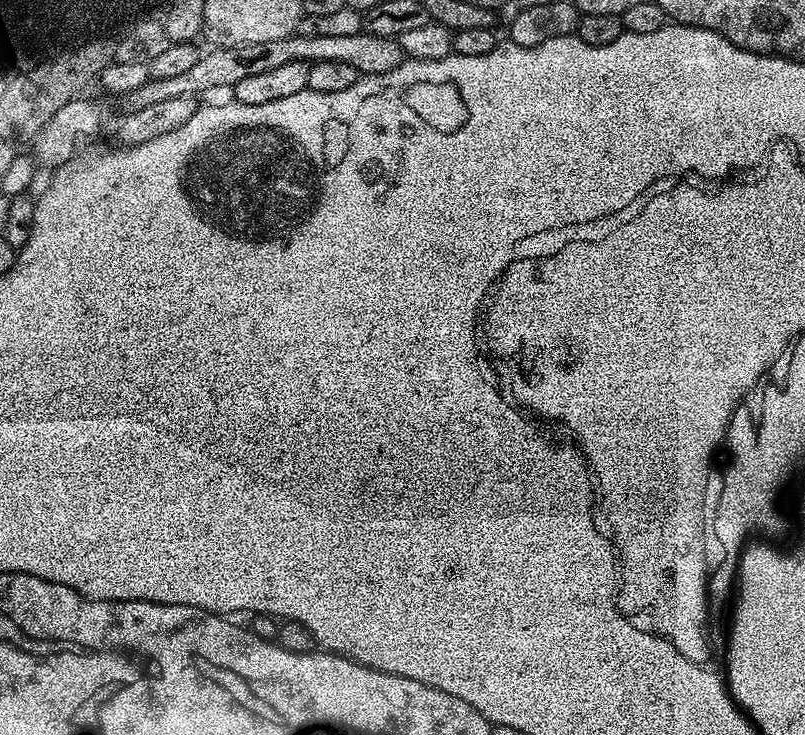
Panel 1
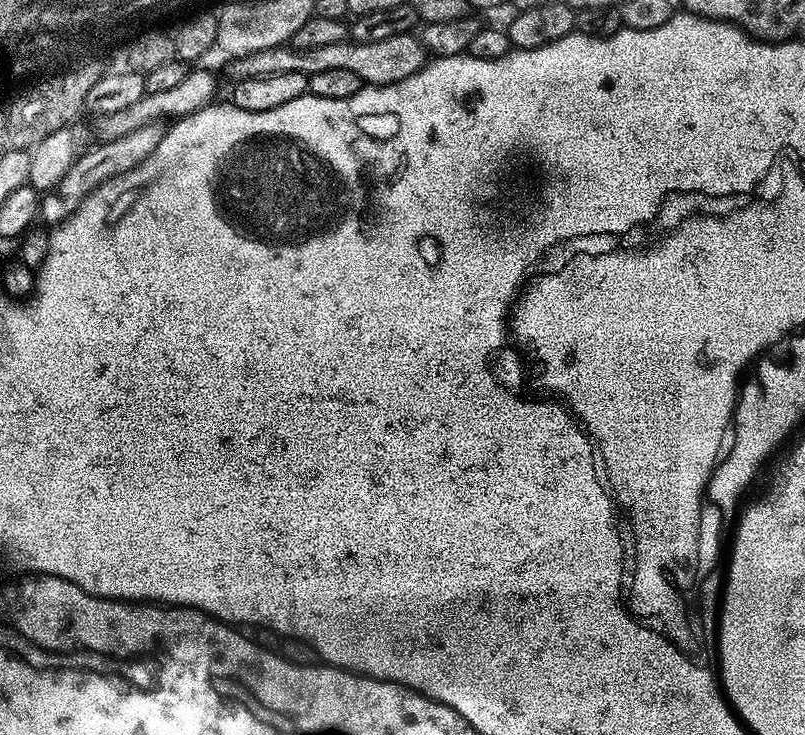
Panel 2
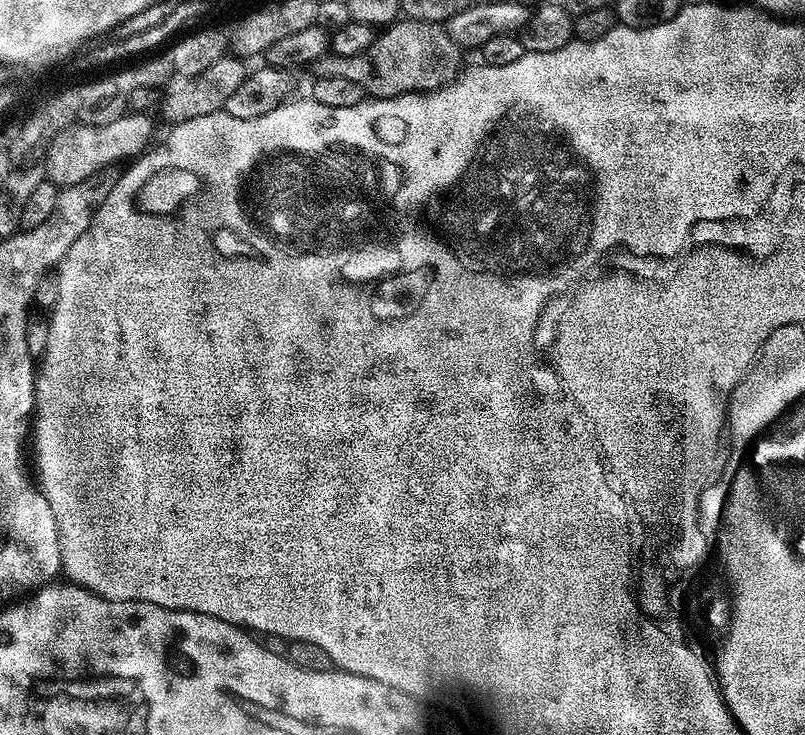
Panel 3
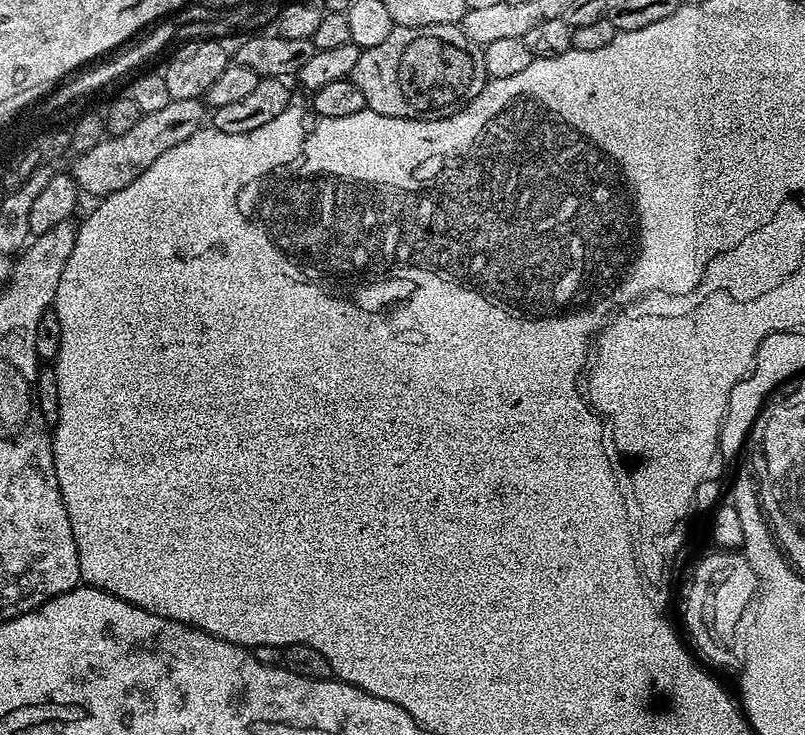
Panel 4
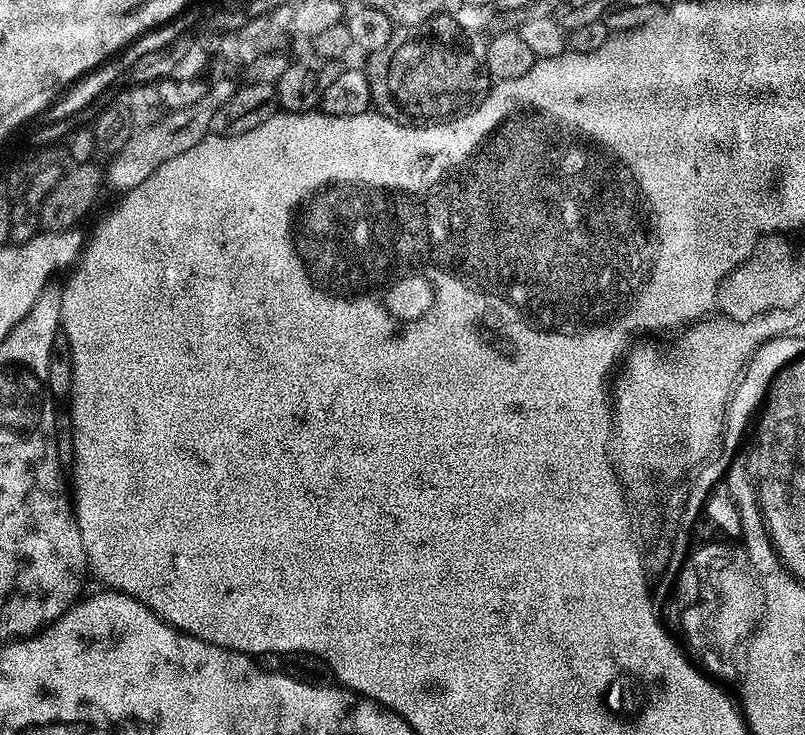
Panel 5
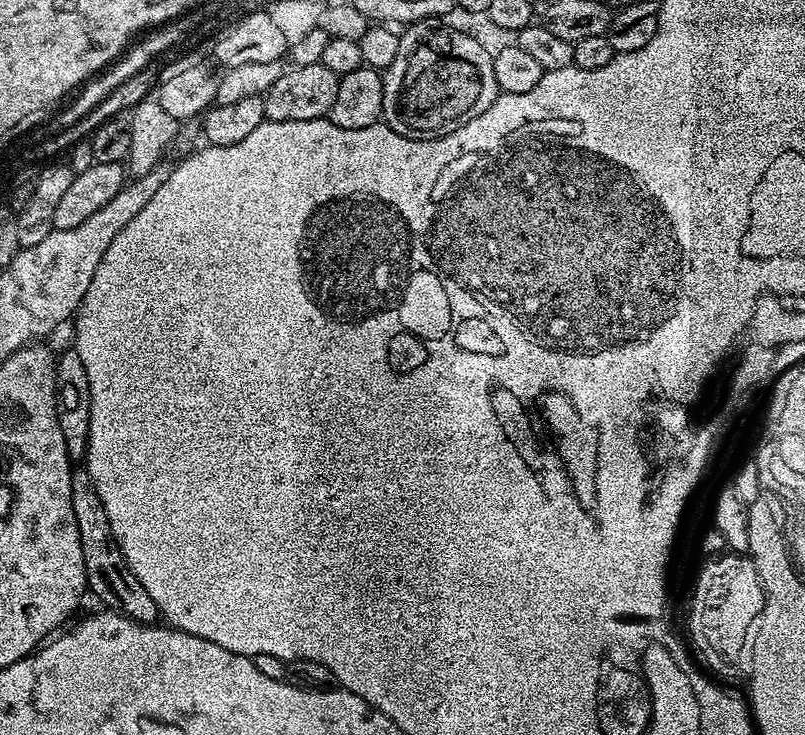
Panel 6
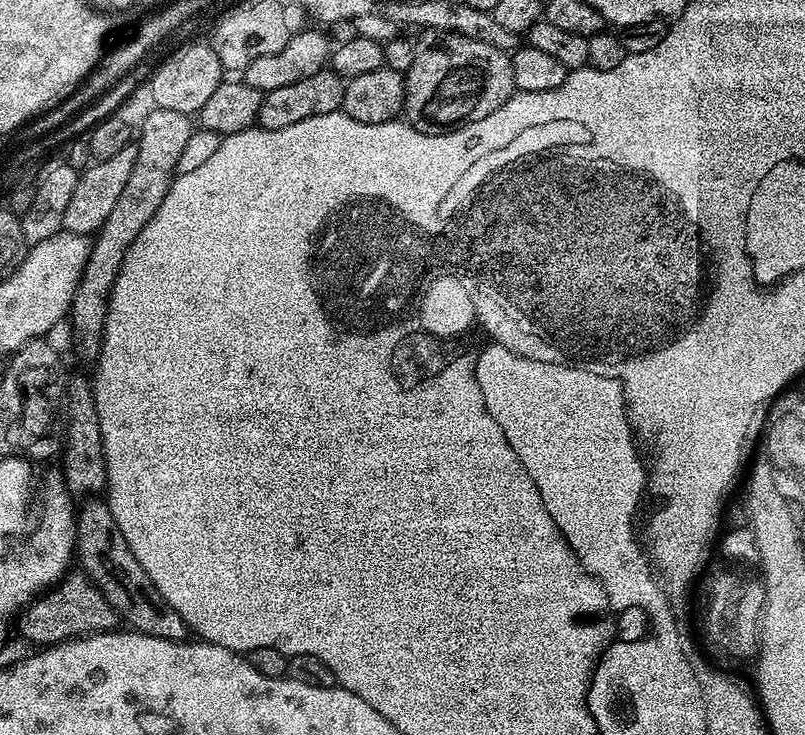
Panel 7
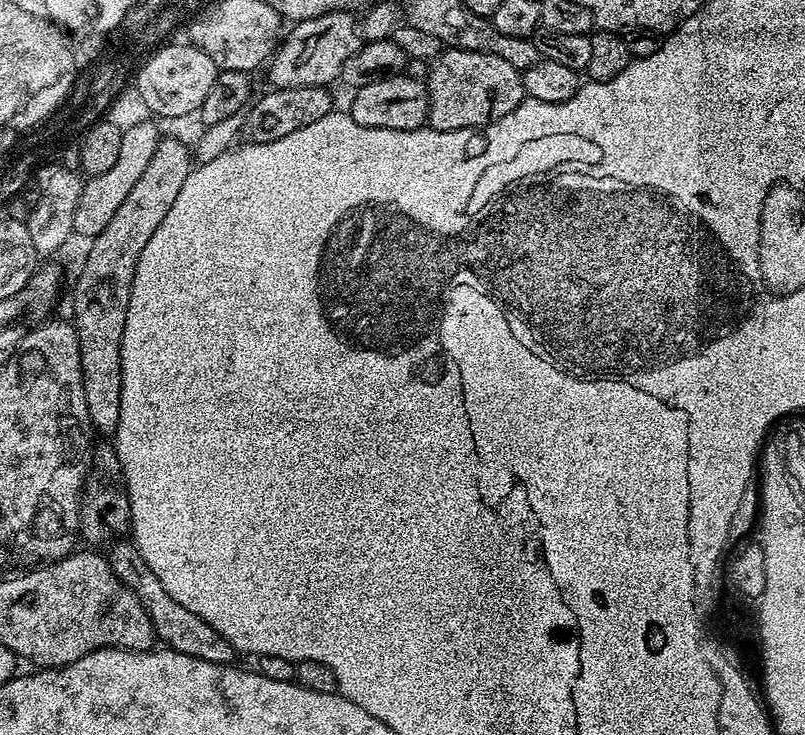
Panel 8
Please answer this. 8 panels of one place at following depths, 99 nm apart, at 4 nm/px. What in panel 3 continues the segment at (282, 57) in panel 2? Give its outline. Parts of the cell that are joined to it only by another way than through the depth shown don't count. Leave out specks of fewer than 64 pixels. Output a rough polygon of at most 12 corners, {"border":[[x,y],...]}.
{"border":[[401,19],[362,56],[326,55],[313,77],[386,100],[457,75],[461,49],[439,24]]}

